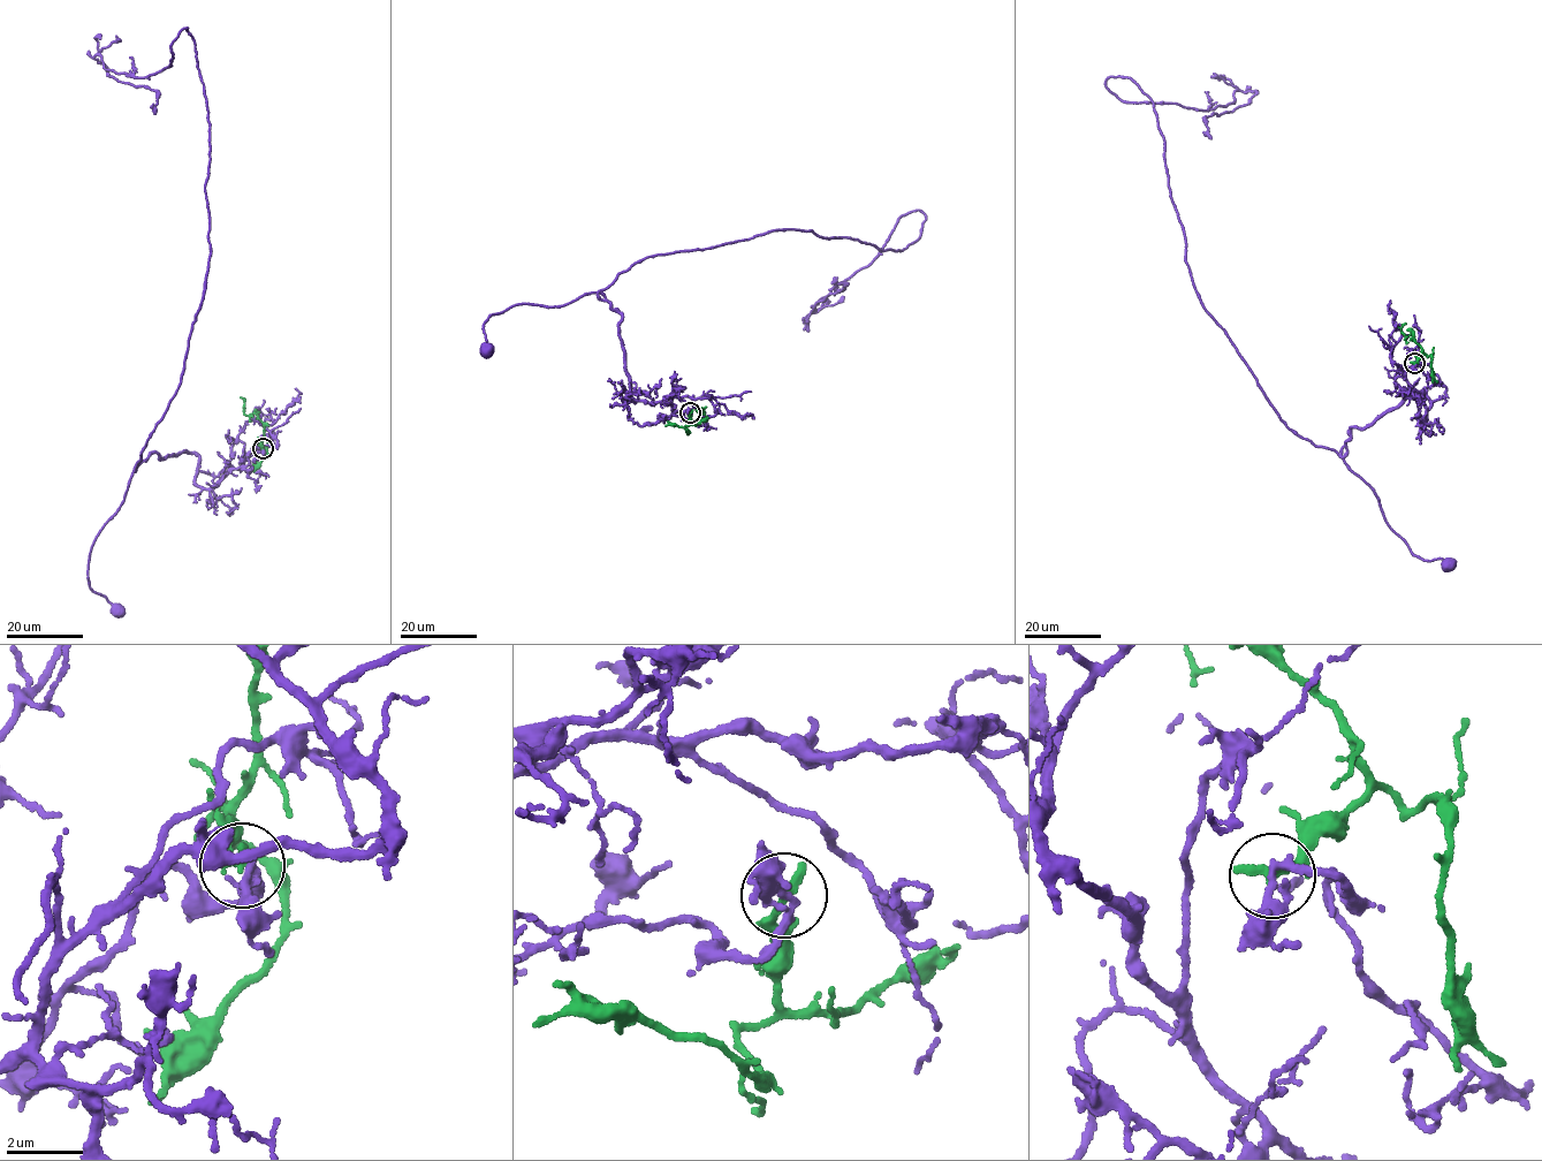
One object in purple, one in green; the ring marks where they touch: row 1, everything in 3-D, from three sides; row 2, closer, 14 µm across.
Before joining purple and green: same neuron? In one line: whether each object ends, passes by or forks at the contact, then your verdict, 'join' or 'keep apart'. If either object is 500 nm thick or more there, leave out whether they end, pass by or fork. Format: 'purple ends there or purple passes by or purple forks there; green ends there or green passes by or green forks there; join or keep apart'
purple passes by; green ends there; keep apart

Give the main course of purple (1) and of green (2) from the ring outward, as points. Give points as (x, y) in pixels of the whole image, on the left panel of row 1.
1: (263, 448), (218, 476), (184, 449), (137, 465), (88, 571), (116, 611)
2: (263, 448), (263, 424), (253, 414), (244, 414), (243, 399)

